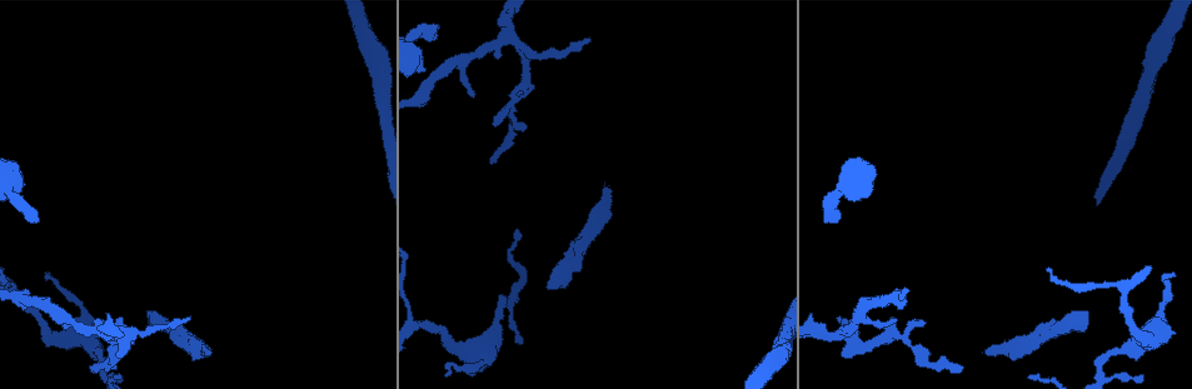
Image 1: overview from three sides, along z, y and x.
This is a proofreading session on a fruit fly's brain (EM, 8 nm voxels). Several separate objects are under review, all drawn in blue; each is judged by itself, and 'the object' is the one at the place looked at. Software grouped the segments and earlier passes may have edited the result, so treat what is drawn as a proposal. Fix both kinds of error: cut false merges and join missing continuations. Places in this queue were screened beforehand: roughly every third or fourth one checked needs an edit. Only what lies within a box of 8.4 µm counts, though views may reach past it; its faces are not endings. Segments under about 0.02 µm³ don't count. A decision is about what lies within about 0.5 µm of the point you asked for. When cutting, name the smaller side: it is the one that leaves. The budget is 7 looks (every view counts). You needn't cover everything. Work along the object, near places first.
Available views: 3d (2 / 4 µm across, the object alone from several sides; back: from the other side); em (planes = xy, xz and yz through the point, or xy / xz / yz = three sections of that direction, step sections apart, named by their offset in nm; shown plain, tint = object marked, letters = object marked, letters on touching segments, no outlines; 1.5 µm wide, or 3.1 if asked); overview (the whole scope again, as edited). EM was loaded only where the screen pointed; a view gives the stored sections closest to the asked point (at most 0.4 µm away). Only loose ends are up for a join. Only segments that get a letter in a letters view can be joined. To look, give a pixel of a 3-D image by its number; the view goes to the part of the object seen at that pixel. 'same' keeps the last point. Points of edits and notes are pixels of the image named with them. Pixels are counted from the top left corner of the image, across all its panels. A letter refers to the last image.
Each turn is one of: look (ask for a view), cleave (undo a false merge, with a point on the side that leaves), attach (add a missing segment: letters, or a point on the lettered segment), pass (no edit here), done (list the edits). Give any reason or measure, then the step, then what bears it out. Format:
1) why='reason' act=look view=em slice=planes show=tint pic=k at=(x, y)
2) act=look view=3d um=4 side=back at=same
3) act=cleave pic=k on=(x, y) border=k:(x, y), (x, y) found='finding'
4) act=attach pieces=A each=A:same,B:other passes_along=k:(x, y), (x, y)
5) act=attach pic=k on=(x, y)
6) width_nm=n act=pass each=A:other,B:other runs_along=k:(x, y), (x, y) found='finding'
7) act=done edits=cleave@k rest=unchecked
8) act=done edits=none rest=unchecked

why='calibre changes' act=look view=3d um=4 pic=1 at=(97, 349)

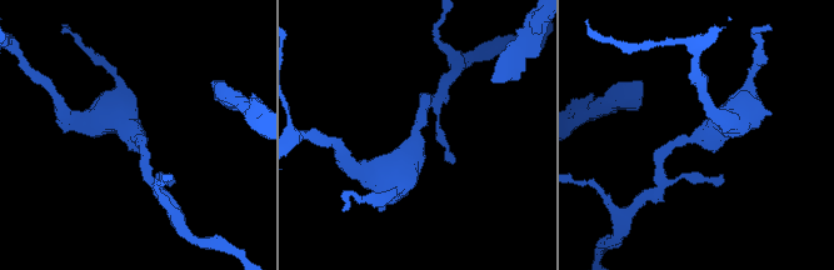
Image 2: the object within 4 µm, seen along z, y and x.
arm_widths_nm=190,550 act=look view=em slice=xy step=4 show=tint pic=2 at=(138, 140)

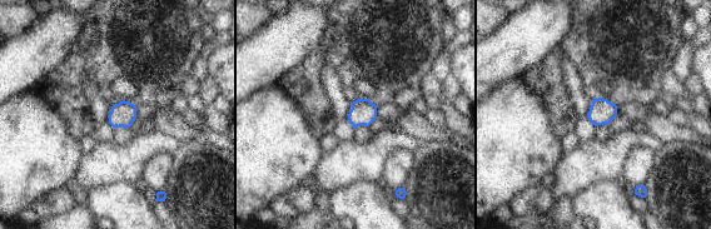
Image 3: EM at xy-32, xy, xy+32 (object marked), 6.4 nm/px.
act=look view=em slice=planes show=letters at=same

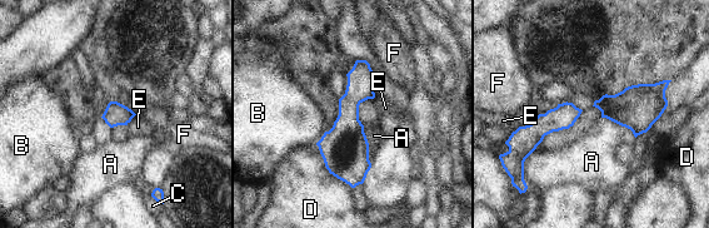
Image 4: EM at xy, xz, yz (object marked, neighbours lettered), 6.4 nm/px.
act=pass each=A:other,B:other,C:other,D:other,E:other,F:other border=4:(602, 117), (627, 127), (635, 138) found='all the same neuron'

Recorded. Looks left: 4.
why='an open end' act=look view=em slice=planes show=letters pic=1 at=(987, 352)

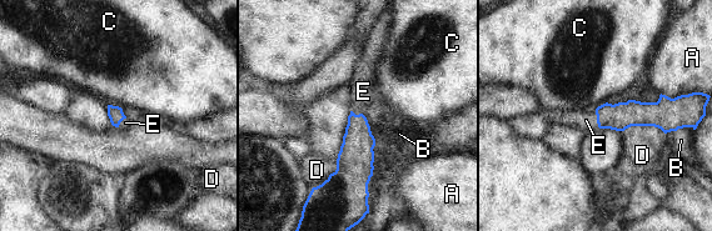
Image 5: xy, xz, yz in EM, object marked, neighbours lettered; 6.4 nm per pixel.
longest_contact=D:280nm act=attach pieces=E each=A:other,B:other,C:other,D:other,E:same passes_along=5:(620, 116), (597, 119), (586, 120) found='it goes on there'

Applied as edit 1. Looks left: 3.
why='free end' act=look view=em slice=xy step=4 show=letters pic=1 at=(836, 221)

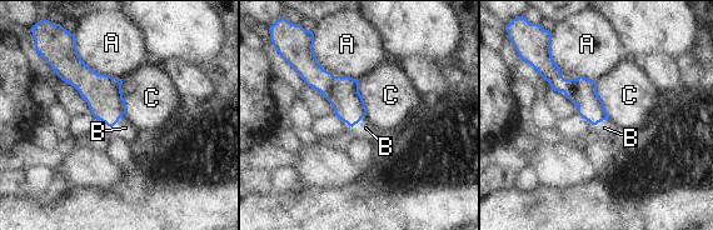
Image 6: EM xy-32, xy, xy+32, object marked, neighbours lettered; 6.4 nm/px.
longest_contact=A:360nm act=attach pieces=B each=A:other,B:same,C:other passes_along=6:(343, 93), (358, 121), (365, 128) found='the neuron continues'

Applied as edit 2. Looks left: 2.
act=done edits=attach@5,attach@6 rest=unchecked

